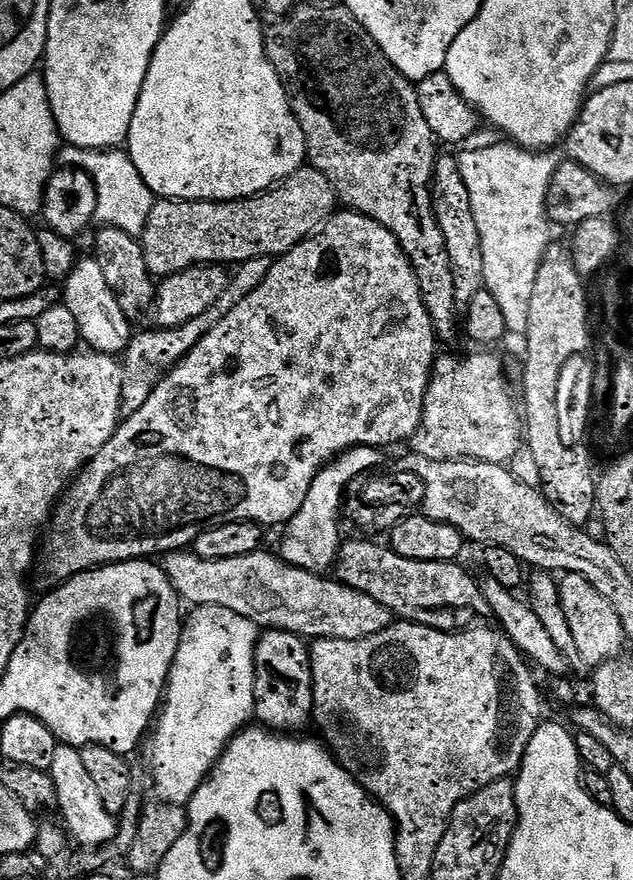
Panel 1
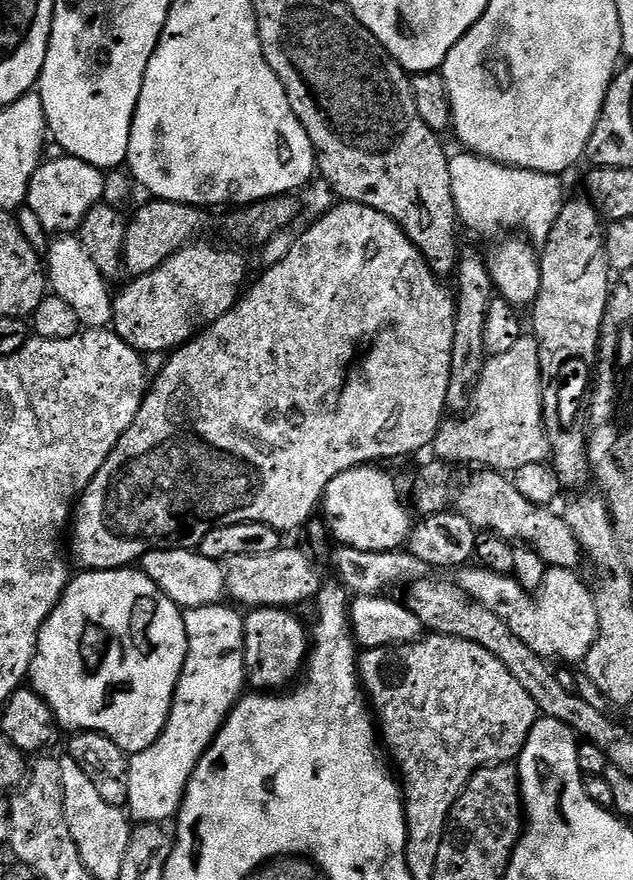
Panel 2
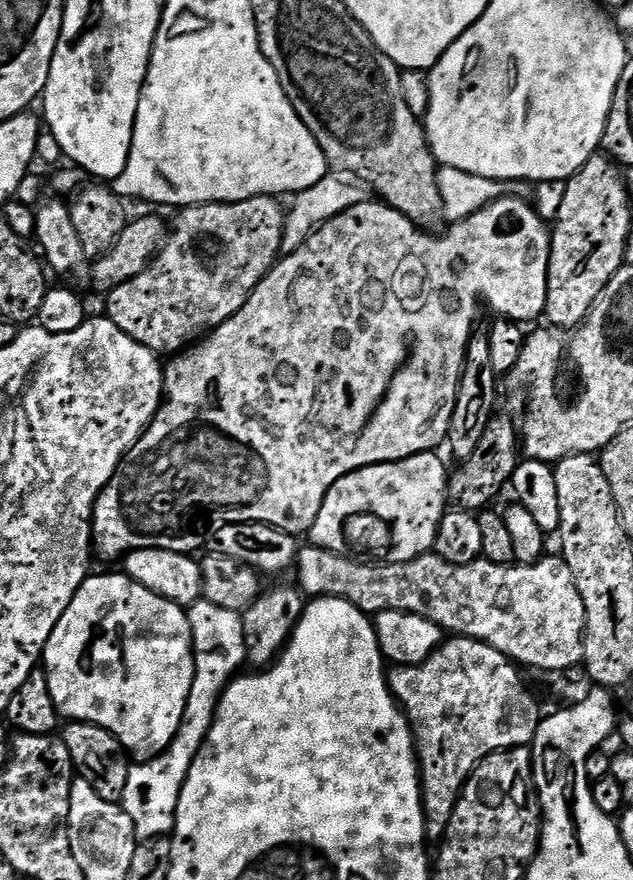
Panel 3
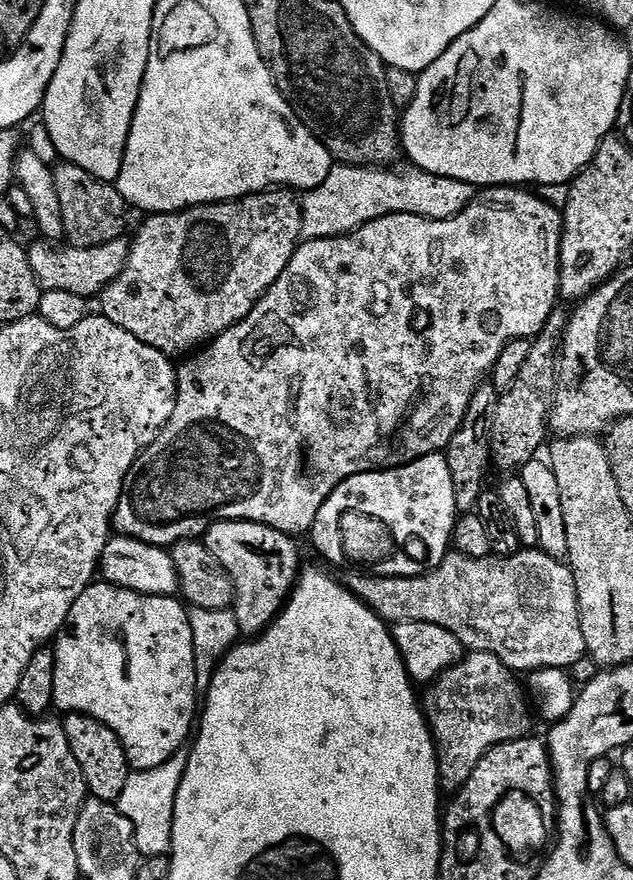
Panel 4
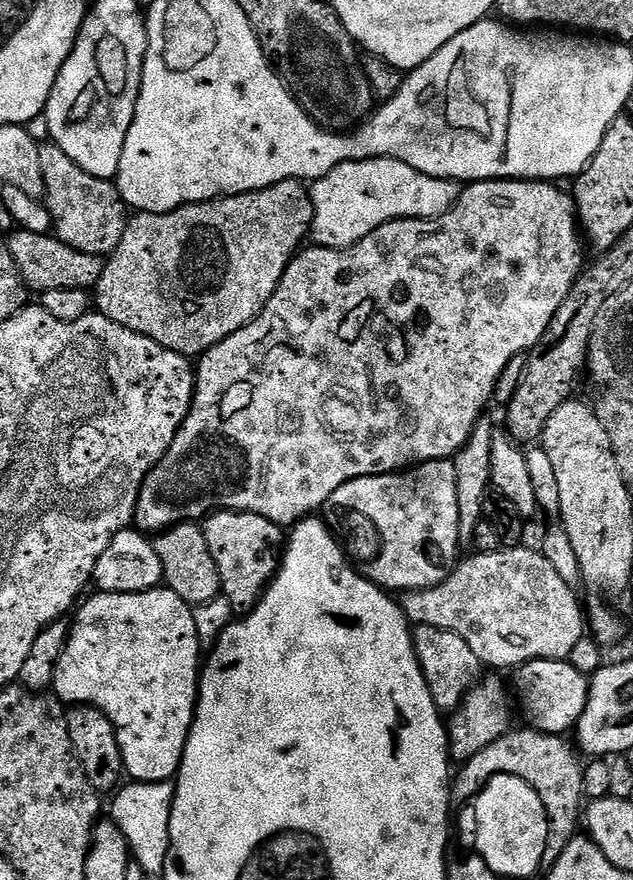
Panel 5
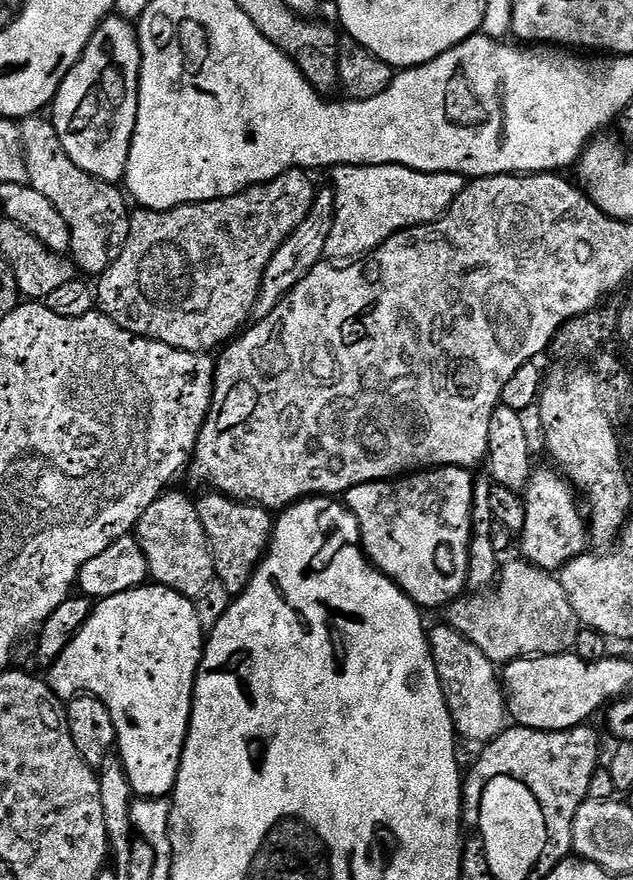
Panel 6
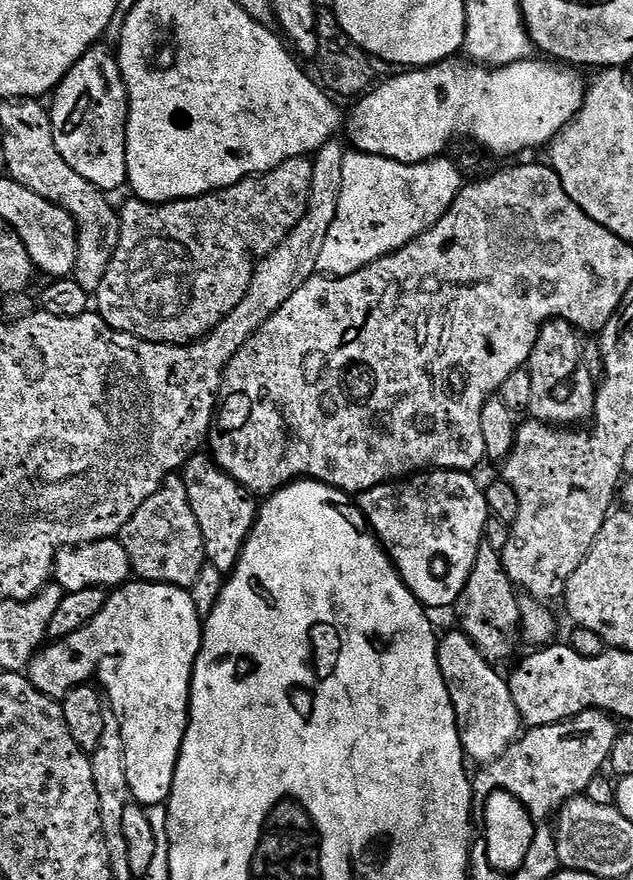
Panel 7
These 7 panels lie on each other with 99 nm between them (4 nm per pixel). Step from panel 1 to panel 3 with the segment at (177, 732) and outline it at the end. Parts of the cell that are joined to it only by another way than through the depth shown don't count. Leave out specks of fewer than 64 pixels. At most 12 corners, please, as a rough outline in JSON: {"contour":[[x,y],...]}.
{"contour":[[187,609],[194,682],[174,742],[129,767],[137,841],[176,831],[220,695],[245,667],[244,618]]}

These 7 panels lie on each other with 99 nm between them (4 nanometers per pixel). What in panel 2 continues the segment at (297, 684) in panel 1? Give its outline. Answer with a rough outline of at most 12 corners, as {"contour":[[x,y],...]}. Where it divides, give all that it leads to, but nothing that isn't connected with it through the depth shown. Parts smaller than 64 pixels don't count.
{"contour":[[287,608],[244,616],[244,674],[261,693],[291,689],[310,632]]}

